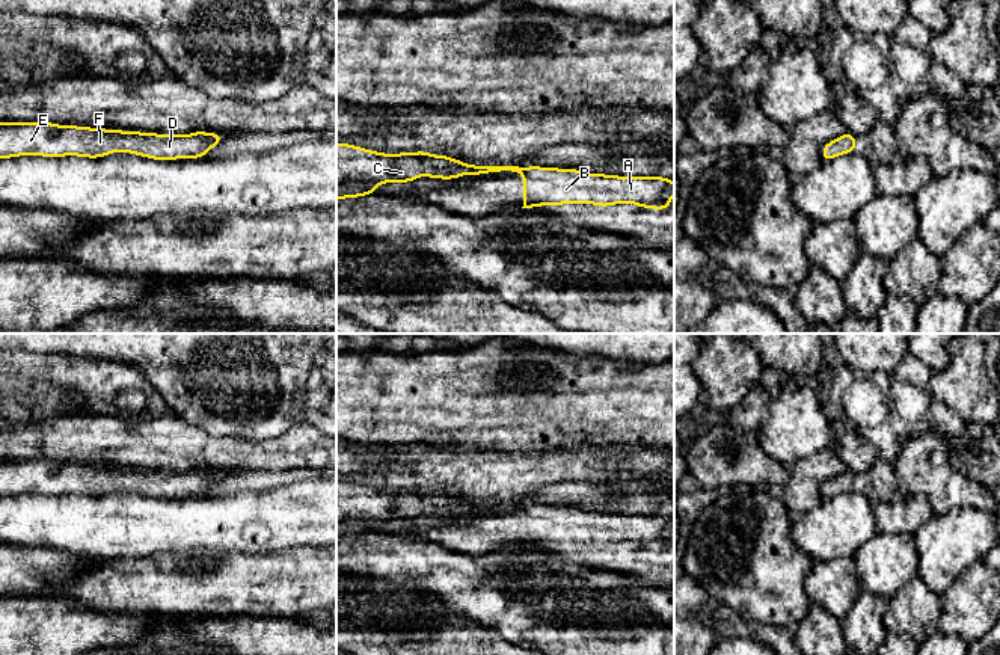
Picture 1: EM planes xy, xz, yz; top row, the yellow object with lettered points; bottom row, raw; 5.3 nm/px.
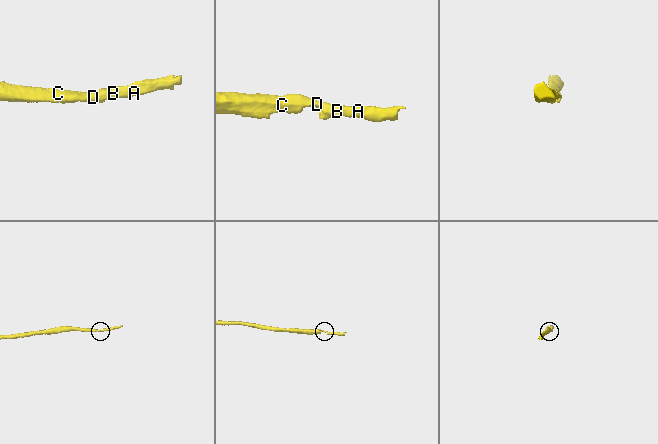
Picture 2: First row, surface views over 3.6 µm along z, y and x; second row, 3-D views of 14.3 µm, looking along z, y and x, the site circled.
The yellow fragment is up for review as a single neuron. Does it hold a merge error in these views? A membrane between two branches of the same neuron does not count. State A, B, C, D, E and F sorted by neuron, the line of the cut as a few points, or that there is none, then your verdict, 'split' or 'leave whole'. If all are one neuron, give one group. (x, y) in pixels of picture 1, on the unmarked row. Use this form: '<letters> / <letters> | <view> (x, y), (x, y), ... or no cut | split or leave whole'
A B C D E F | no cut | leave whole

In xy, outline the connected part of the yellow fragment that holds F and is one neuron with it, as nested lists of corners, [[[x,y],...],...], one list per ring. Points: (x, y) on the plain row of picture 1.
[[[0,460],[0,498],[41,495],[100,497],[112,490],[128,490],[151,498],[202,497],[225,474],[202,468],[190,472],[158,472],[57,463],[54,460]]]

